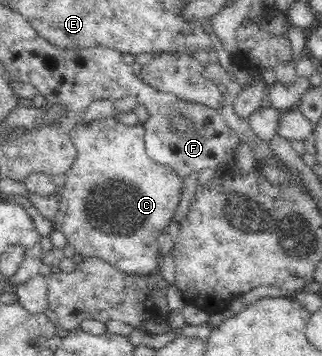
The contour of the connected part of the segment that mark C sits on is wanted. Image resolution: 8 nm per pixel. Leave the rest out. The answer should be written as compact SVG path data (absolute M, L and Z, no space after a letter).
M114 116L68 129L76 148L76 158L66 172L66 182L59 189L60 207L55 216L54 230L60 231L73 246L75 253L96 257L110 263L117 271L151 277L156 272L159 236L173 220L183 178L172 168L153 162L144 149L144 125L121 124Z

